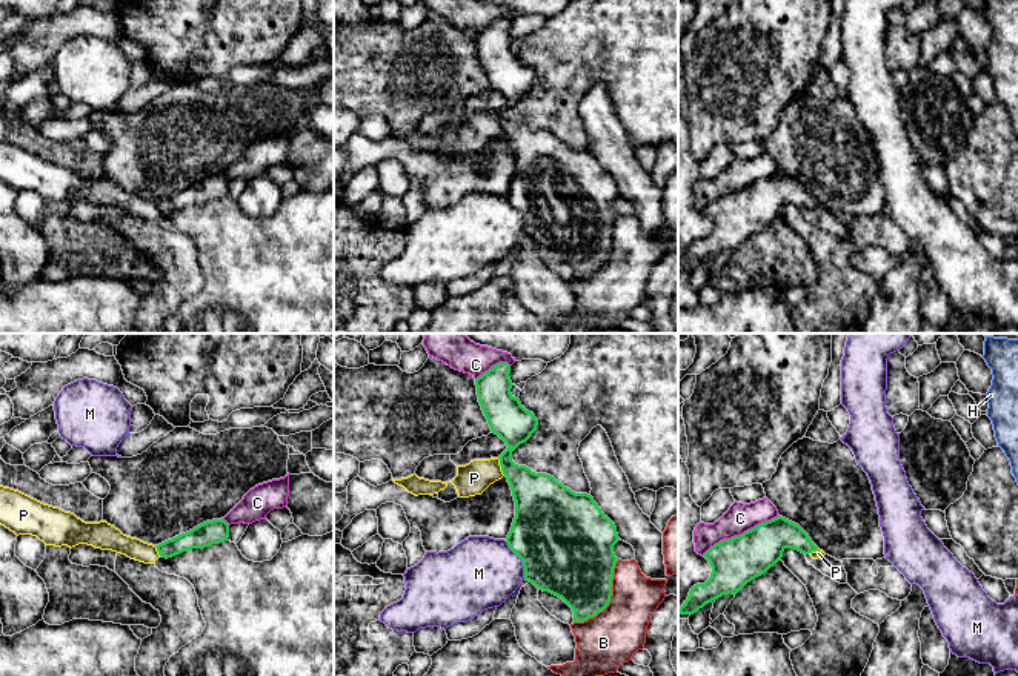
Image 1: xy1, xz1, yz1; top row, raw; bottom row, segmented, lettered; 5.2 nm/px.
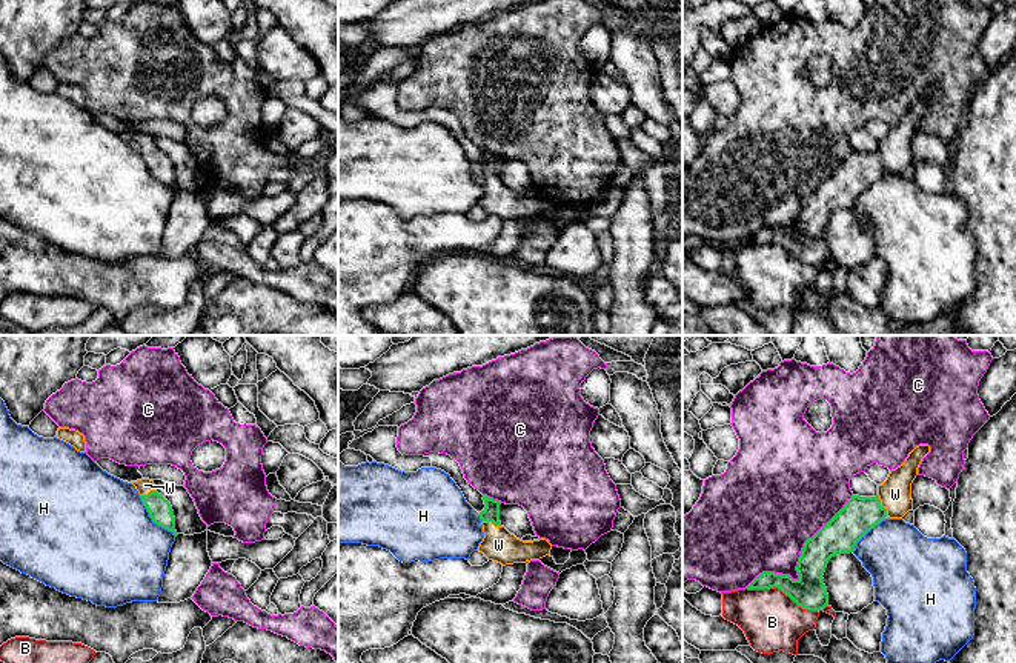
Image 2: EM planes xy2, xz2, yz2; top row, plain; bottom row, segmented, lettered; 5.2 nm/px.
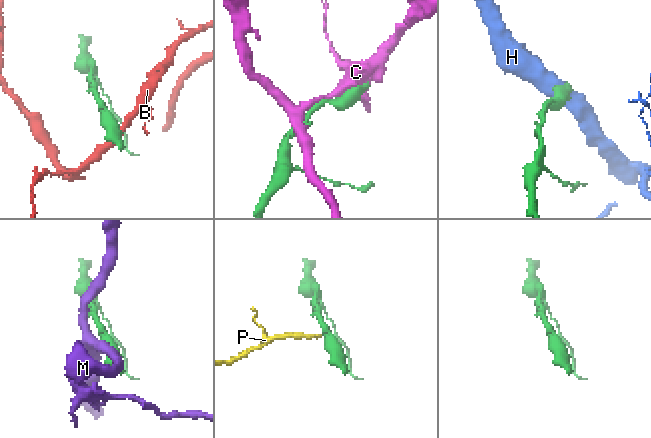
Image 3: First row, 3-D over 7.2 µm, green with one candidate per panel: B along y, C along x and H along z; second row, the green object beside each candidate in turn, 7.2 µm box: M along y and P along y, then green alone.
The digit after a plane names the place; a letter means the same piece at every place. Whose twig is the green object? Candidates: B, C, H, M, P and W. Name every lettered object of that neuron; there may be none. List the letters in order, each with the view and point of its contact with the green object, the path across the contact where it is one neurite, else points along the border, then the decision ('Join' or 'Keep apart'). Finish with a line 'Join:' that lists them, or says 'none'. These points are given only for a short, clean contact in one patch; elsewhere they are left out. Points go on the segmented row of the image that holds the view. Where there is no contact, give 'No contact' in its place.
B: Touches green at xz1 (609, 599). Keep apart
C: Touches green at yz2 (798, 562). Keep apart
H: Touches green at xy2 (152, 520). Keep apart
M: Touches green at xz1 (520, 558). Boundary: xz1 (505, 541), (522, 561), (525, 578). Keep apart
P: Touches green at xz1 (502, 467). Boundary: xz1 (497, 458), (505, 475). Keep apart
W: Touches green at yz2 (879, 505). Path across: yz2 (859, 514), (872, 511), (879, 505), (895, 494). Join
Join: W

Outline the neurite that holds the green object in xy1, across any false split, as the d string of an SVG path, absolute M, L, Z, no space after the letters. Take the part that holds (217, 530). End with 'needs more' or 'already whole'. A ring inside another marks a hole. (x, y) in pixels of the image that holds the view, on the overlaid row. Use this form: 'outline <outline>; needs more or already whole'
outline M221 519L206 521L192 530L168 539L157 547L161 558L172 558L192 548L205 548L212 544L220 544L229 538L229 524Z; already whole

